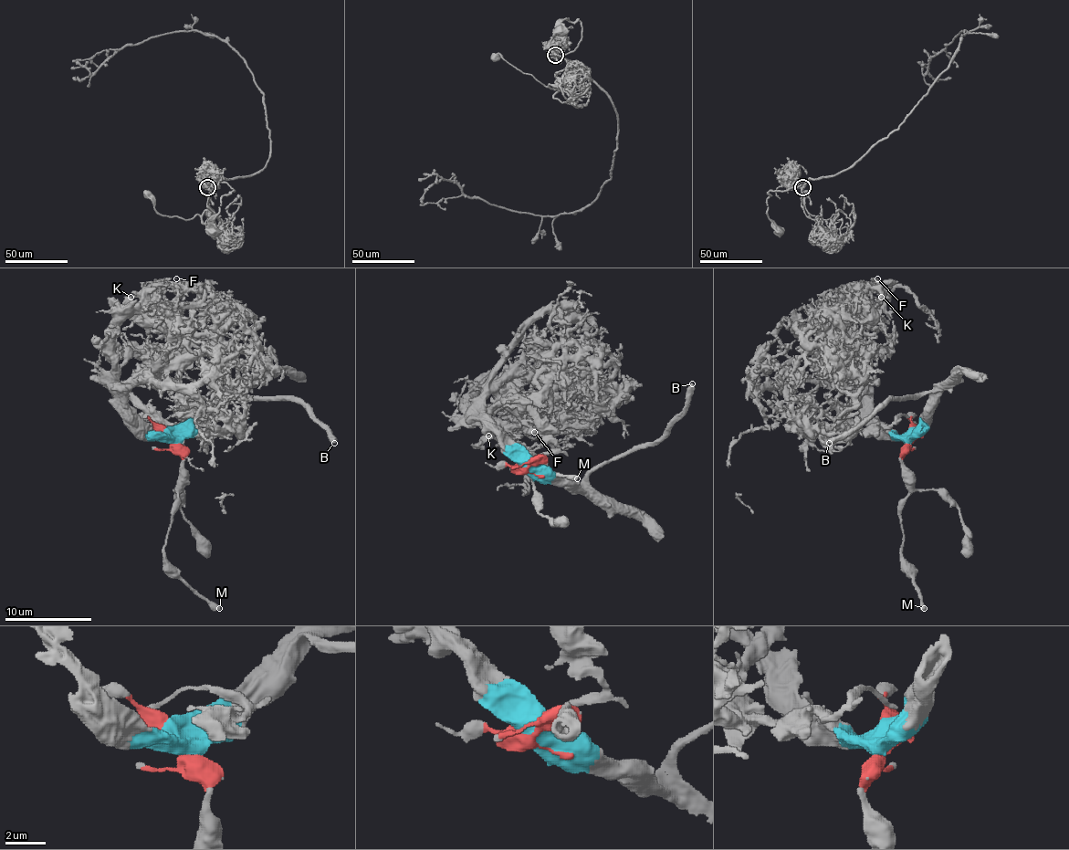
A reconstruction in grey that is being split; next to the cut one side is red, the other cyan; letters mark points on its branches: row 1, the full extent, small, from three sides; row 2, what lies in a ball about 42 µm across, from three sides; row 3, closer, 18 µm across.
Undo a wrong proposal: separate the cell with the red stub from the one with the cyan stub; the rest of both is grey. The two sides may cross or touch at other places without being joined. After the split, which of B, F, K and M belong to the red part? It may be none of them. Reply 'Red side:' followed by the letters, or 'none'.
Red side: M

